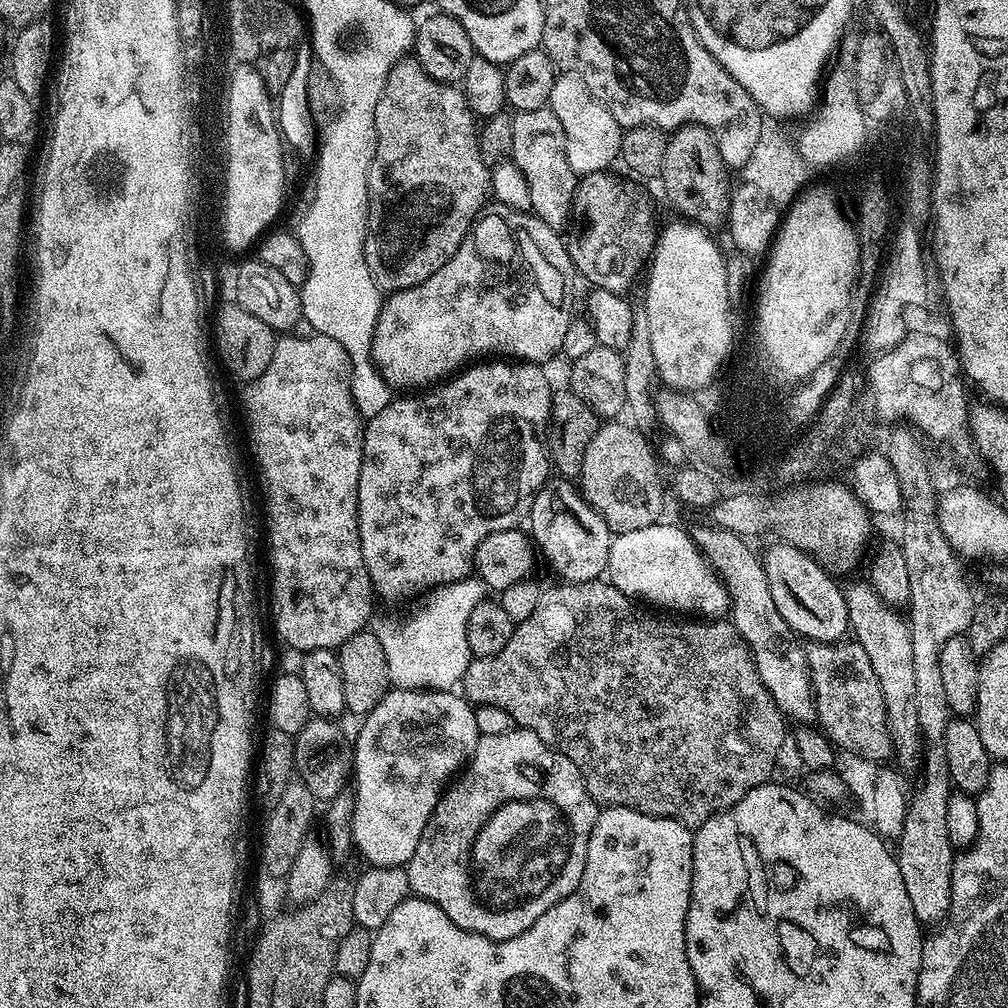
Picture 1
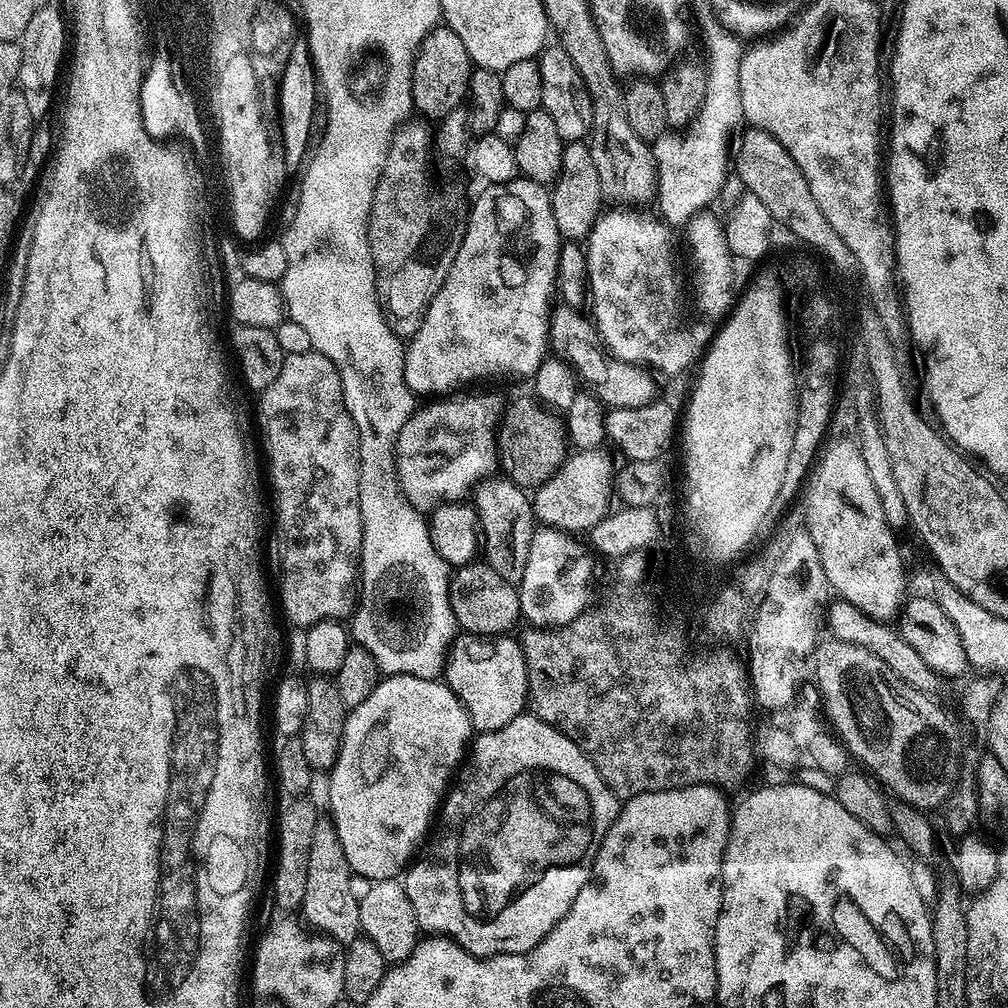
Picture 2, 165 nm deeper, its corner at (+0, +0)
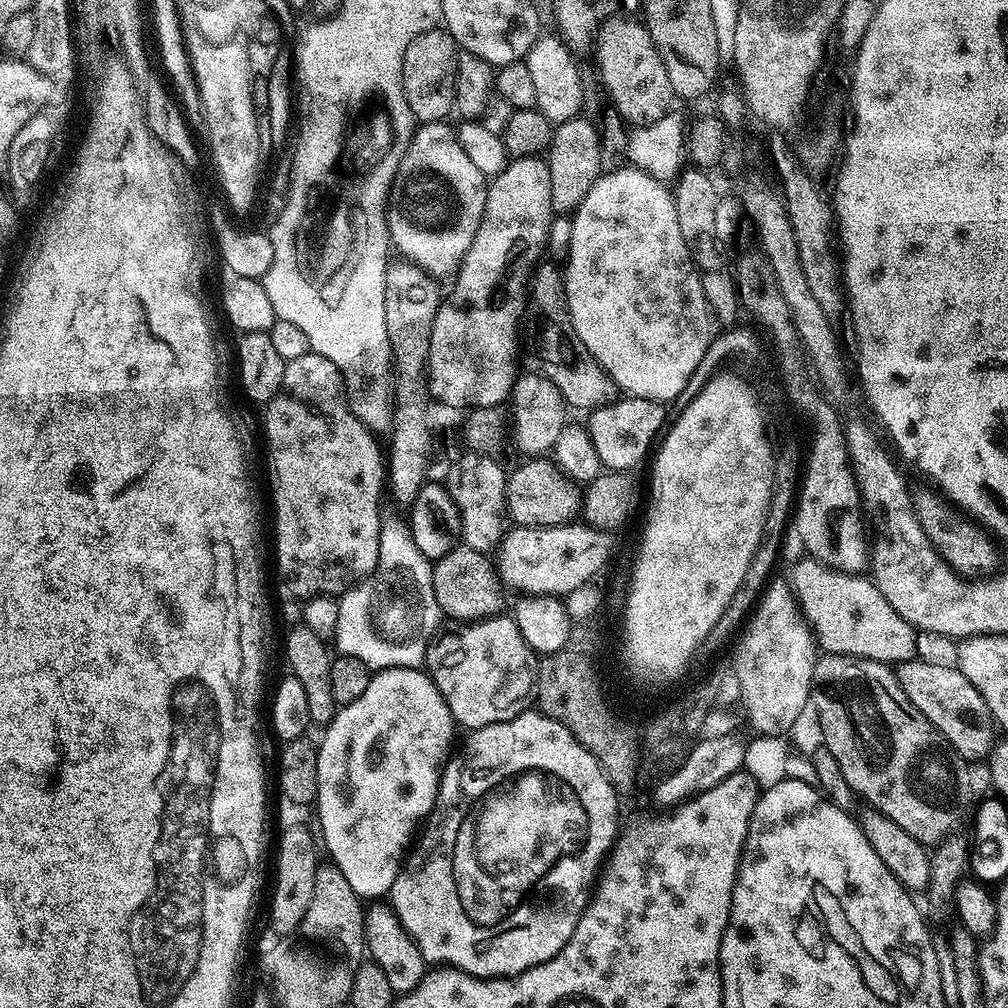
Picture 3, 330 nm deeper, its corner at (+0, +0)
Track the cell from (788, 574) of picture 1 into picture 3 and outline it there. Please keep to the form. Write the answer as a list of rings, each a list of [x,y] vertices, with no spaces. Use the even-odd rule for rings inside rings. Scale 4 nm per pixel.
[[[920,659],[905,660],[895,669],[906,698],[926,714],[929,722],[948,739],[948,744],[959,756],[969,762],[983,761],[998,742],[998,725],[982,694],[951,663],[935,664],[932,660]]]

